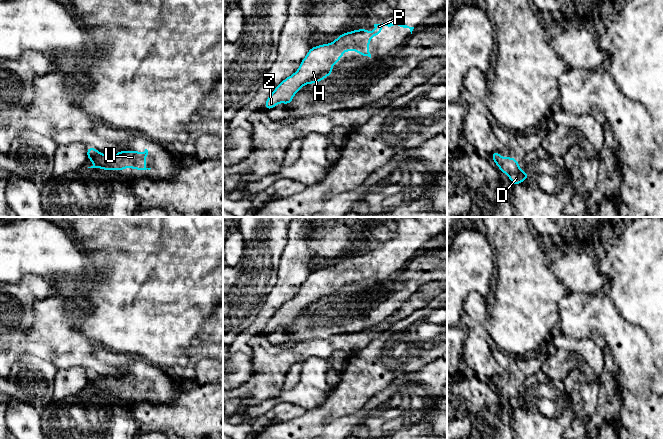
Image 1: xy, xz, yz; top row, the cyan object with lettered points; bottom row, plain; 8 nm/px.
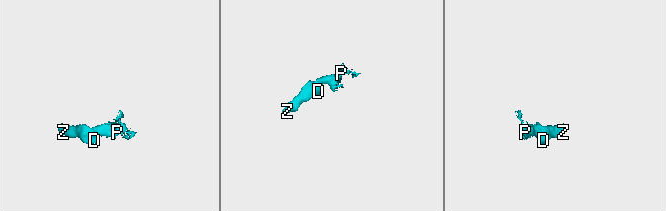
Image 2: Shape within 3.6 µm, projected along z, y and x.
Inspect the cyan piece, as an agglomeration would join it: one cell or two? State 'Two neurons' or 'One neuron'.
One neuron

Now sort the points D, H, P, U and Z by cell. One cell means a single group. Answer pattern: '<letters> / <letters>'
D H P U Z

